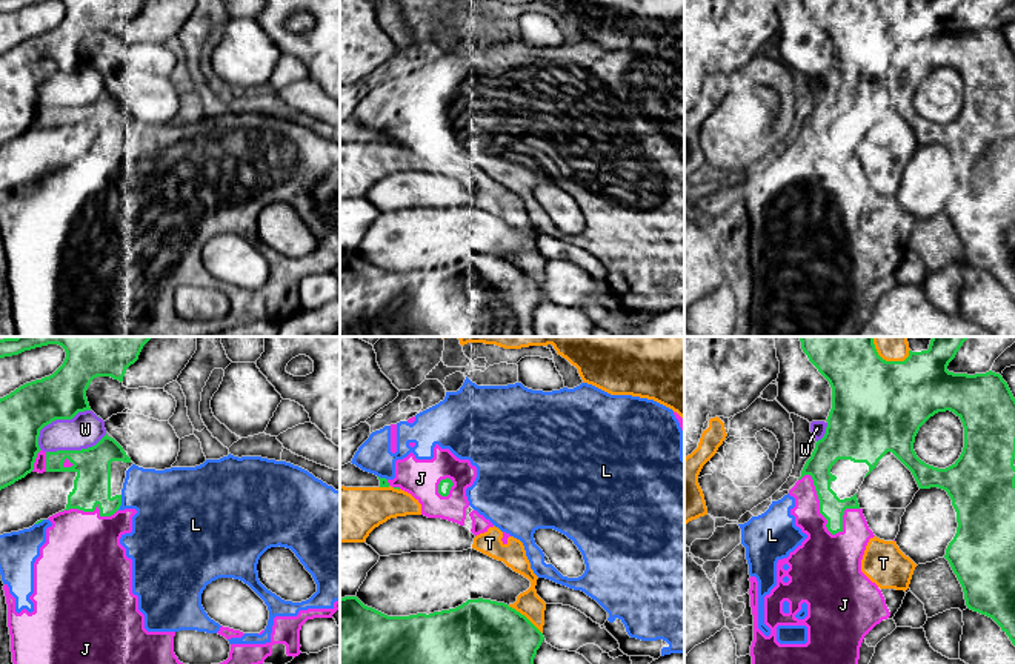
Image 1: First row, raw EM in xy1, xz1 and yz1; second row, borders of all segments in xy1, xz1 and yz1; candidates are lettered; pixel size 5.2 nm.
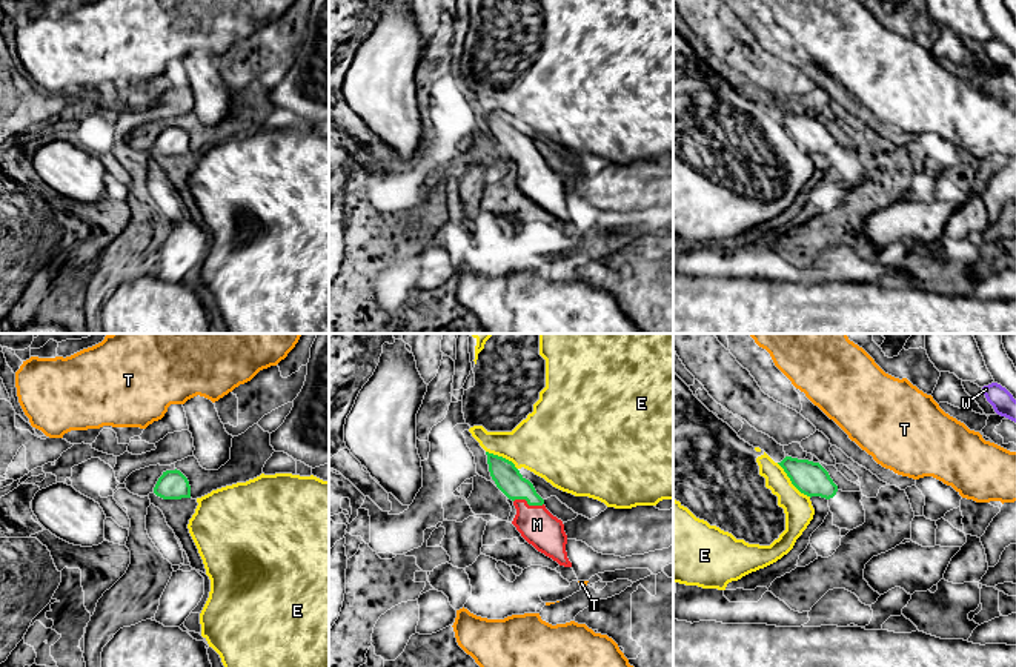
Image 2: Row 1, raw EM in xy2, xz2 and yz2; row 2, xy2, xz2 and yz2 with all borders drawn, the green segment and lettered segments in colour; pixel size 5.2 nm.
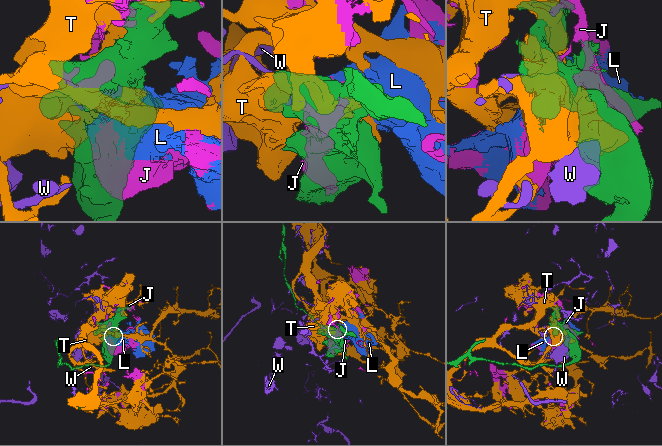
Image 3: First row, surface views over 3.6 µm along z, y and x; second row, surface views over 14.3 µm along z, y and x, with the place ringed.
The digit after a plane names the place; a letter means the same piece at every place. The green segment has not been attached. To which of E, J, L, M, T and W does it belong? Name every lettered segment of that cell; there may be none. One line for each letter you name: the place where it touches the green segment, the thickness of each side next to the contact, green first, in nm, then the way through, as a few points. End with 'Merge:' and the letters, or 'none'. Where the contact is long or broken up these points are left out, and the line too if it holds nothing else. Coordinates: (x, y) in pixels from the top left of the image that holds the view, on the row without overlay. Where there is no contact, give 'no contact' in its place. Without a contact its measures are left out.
M: xz2 (529, 160) | 140/190 nm | across xz2 (508, 134), (529, 160), (532, 175), (537, 180)
Merge: M

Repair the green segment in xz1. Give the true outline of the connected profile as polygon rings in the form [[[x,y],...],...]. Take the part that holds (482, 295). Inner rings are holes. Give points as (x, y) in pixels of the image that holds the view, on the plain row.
[[[357,252],[340,254],[340,337],[535,337],[534,314],[543,295],[543,289],[524,271],[504,258],[491,255],[468,255],[455,264],[429,271],[388,272],[364,261]]]

